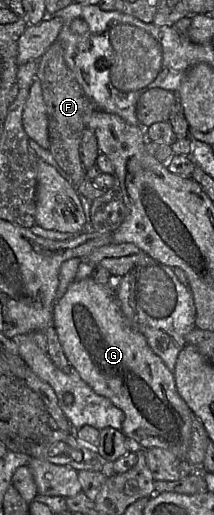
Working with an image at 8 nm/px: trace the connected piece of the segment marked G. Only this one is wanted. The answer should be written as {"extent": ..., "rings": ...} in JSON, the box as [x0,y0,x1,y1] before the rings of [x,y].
{"extent":[53,277,194,459],"rings":[[[93,277],[74,280],[65,294],[54,304],[53,325],[58,333],[68,362],[97,394],[109,398],[125,415],[122,433],[135,447],[167,449],[182,459],[192,441],[194,412],[176,389],[173,372],[157,356],[145,336],[123,314],[116,296],[115,285],[99,284]]]}

